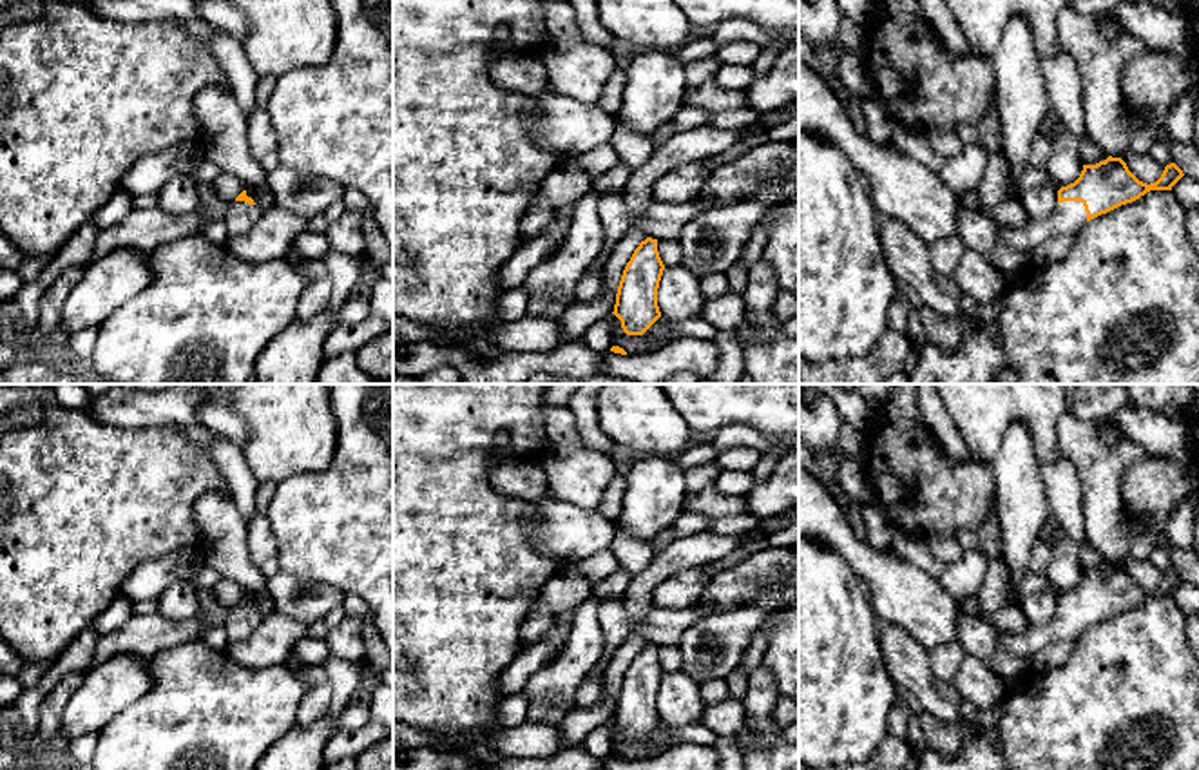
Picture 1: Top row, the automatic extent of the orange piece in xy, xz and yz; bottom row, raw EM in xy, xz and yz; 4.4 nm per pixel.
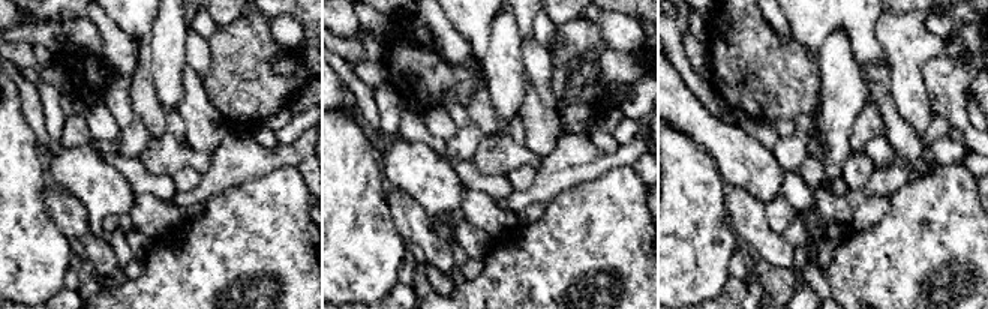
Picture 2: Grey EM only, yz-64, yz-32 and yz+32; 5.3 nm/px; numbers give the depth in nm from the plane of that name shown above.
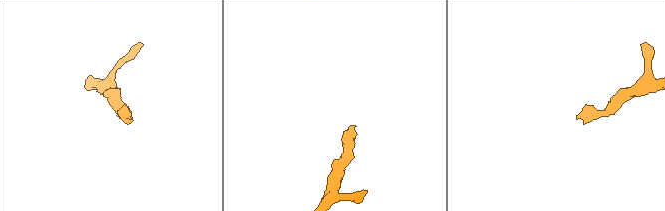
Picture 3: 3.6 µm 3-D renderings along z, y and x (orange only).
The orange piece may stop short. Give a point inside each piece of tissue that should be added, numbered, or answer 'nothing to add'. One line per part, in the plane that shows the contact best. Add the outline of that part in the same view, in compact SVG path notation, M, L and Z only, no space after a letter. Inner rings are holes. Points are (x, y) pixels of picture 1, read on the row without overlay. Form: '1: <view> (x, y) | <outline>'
1: yz (1069, 622) | M1081 607L1058 609L1045 627L1029 627L1022 634L996 630L1000 649L1031 659L1043 645L1056 640L1076 640L1087 629L1087 618Z

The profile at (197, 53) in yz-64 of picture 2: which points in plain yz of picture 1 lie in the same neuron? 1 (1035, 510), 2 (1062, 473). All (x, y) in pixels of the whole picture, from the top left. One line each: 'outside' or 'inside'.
1: outside
2: inside

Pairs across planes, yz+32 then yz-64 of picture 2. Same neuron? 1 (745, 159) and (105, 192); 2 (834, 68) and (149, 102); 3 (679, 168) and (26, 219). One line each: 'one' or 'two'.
1: one
2: two
3: one

